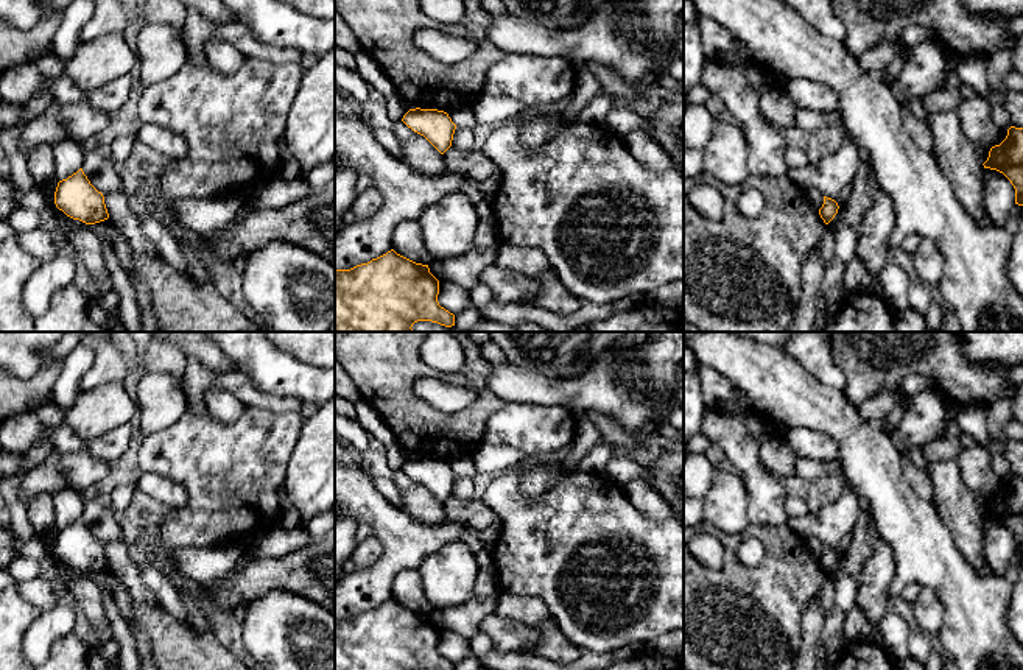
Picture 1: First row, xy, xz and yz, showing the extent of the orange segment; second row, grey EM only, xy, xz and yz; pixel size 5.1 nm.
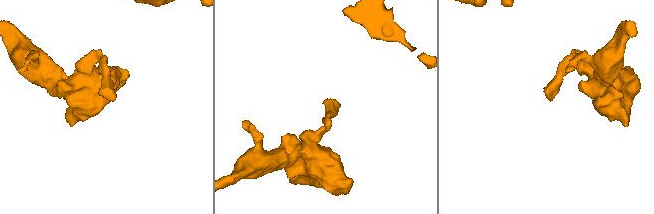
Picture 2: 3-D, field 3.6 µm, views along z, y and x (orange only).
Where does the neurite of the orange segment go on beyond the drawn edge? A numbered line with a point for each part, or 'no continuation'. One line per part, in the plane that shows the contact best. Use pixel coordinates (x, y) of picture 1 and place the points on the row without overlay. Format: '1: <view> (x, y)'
no continuation

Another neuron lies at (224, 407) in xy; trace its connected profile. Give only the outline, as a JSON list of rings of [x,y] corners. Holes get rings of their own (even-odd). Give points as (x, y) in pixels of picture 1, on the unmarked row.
[[[216,383],[207,388],[204,402],[212,418],[223,424],[235,422],[246,408],[237,396]]]

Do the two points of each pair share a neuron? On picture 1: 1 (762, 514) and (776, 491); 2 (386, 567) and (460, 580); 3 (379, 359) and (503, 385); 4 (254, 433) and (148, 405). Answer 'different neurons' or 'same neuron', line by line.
1: same neuron
2: different neurons
3: different neurons
4: different neurons

